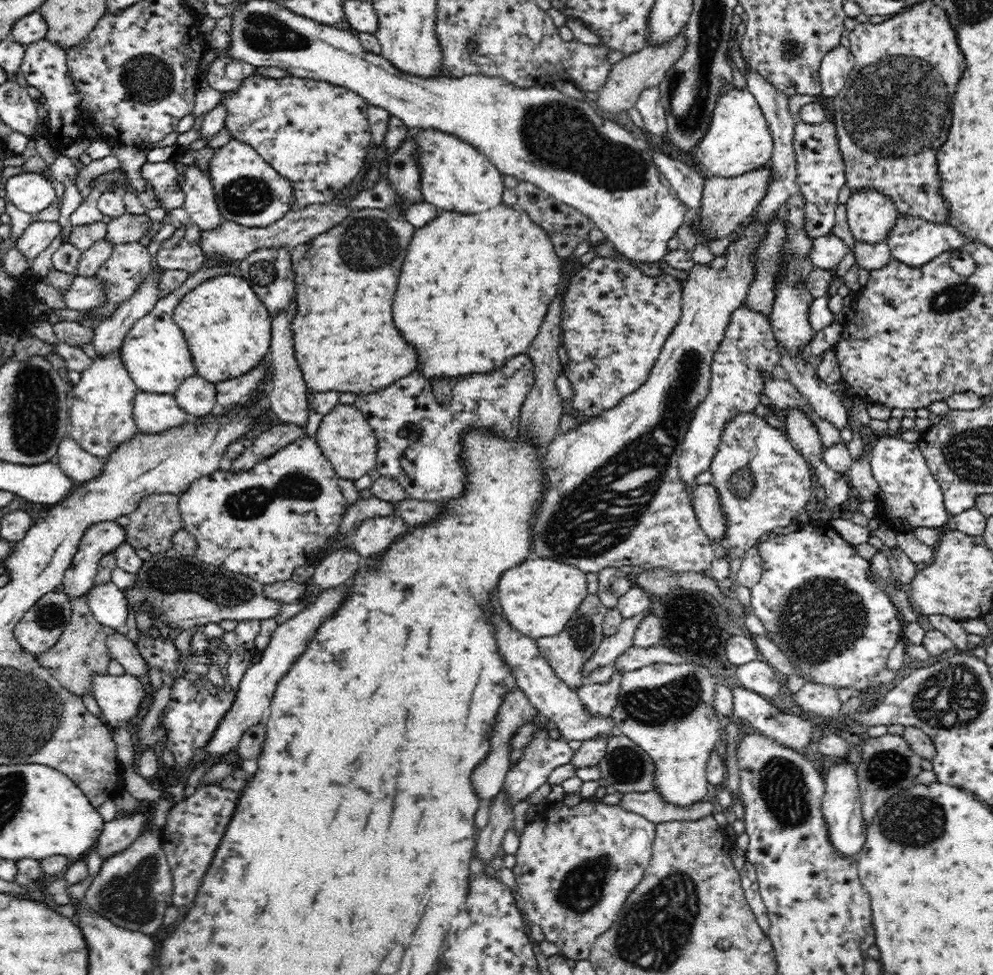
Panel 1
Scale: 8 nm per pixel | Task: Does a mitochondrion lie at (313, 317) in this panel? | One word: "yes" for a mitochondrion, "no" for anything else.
no

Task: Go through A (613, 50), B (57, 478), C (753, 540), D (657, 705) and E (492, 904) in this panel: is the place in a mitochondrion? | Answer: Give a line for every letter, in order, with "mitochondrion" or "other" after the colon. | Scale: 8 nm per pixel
A: other
B: other
C: other
D: mitochondrion
E: other

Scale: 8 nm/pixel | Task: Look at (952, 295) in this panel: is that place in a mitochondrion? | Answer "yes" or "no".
yes

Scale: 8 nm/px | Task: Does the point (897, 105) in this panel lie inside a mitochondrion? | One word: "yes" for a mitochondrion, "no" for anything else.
yes

